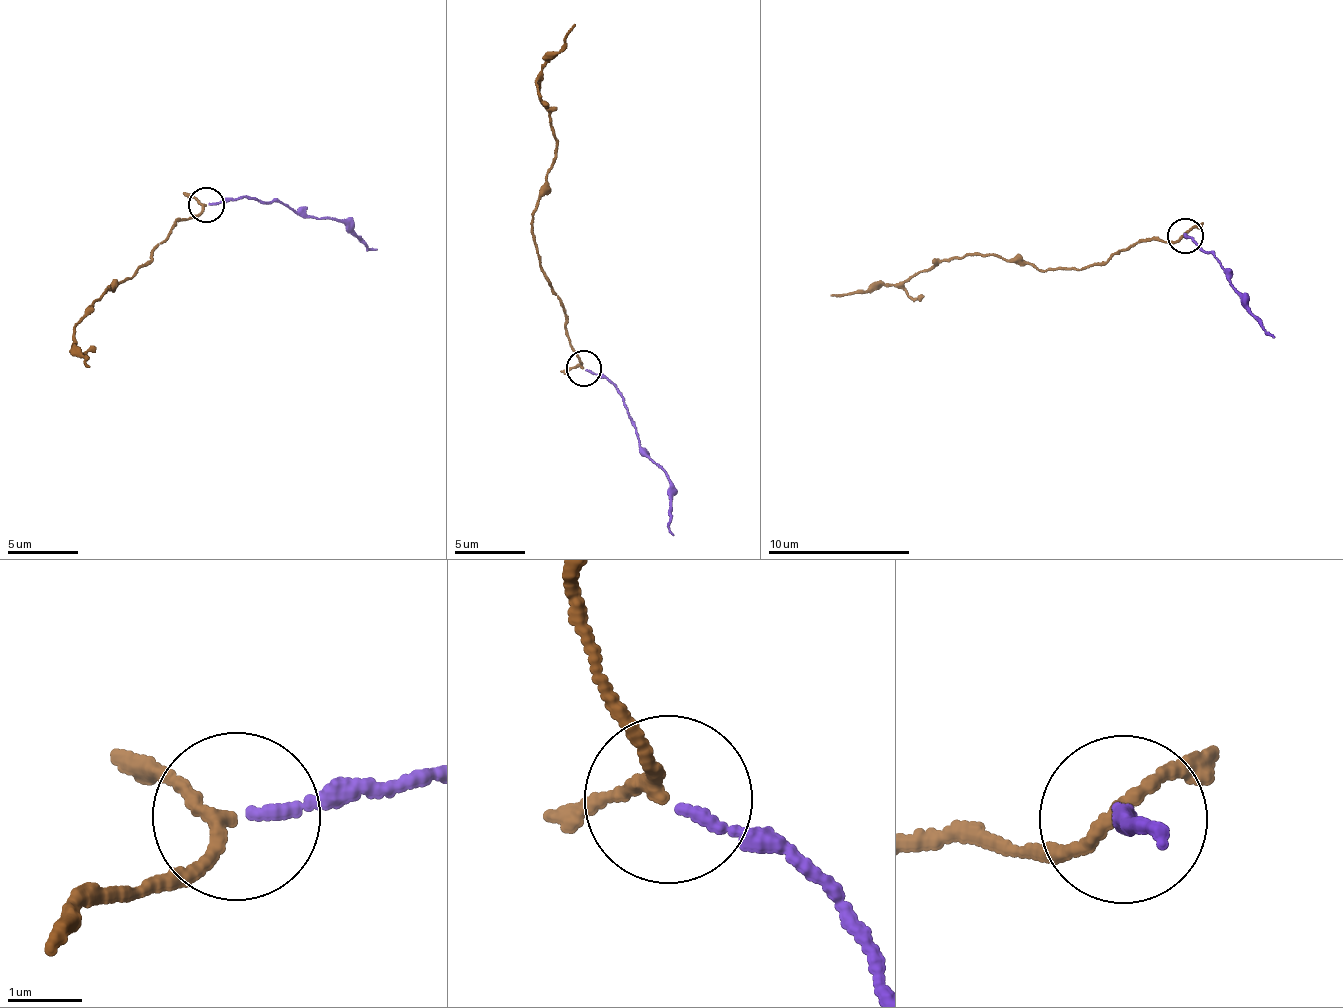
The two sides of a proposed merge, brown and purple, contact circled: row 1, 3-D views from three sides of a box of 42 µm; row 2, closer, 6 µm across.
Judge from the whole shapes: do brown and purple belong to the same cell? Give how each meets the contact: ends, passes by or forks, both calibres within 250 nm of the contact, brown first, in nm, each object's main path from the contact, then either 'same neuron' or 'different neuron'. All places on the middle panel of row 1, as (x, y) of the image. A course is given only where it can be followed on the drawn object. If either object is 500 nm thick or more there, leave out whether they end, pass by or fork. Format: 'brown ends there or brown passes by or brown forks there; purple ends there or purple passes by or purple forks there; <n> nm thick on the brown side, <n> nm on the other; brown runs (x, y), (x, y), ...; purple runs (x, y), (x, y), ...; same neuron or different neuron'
brown passes by; purple ends there; 160 nm thick on the brown side, 130 nm on the other; brown runs (582, 367), (533, 240), (533, 209), (554, 148), (550, 109), (538, 90), (543, 66), (576, 23); purple runs (586, 371), (615, 386), (641, 446), (663, 470), (673, 536); same neuron

